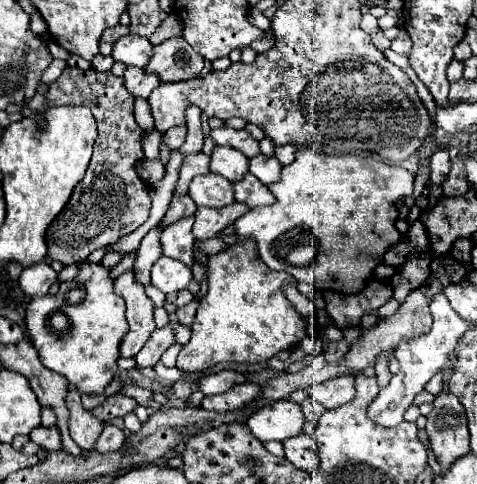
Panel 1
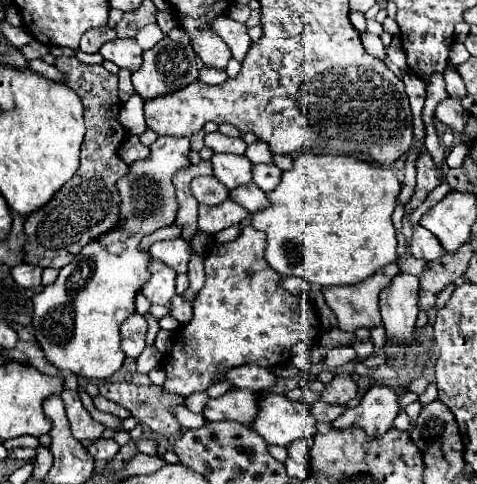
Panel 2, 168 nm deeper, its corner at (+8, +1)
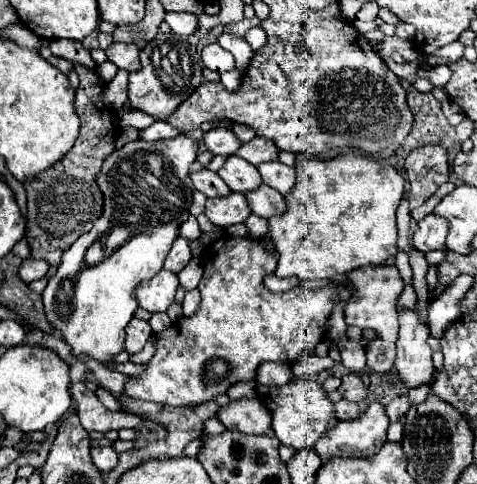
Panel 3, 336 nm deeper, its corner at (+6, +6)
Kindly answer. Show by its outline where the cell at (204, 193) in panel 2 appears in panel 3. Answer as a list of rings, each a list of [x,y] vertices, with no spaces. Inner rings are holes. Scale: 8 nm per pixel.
[[[202,168],[198,172],[192,172],[190,178],[192,178],[194,190],[202,192],[206,198],[216,198],[216,196],[230,194],[230,188],[226,186],[226,182],[216,172],[212,172],[208,168]]]

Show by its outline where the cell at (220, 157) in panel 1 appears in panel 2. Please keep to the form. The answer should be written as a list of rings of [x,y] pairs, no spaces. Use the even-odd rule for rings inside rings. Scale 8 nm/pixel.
[[[214,153],[212,159],[214,177],[224,183],[228,189],[252,181],[252,163],[248,163],[246,155],[232,155],[232,153]]]

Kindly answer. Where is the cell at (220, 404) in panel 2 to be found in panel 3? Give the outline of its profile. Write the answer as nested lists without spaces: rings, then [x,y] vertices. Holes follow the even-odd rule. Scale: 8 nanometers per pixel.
[[[258,398],[252,400],[234,400],[228,406],[222,406],[218,420],[228,430],[238,430],[242,434],[266,434],[272,428],[272,416],[262,406]]]

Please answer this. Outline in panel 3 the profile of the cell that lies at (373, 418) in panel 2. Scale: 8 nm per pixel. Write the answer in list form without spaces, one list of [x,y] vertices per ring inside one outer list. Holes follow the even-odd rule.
[[[372,402],[368,410],[356,422],[340,422],[334,430],[330,430],[330,438],[322,438],[316,442],[318,456],[326,462],[334,456],[374,456],[386,442],[388,418],[384,406]]]

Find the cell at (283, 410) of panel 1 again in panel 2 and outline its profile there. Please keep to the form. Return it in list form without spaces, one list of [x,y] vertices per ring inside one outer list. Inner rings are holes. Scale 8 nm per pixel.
[[[266,393],[258,403],[258,415],[250,425],[266,443],[282,445],[316,435],[316,421],[302,401],[290,401],[284,395]]]

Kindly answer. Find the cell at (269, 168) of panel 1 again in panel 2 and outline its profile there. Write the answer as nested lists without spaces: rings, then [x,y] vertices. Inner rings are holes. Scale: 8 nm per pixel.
[[[274,163],[252,167],[252,181],[266,193],[270,193],[280,183],[280,175],[282,175],[282,171]]]

